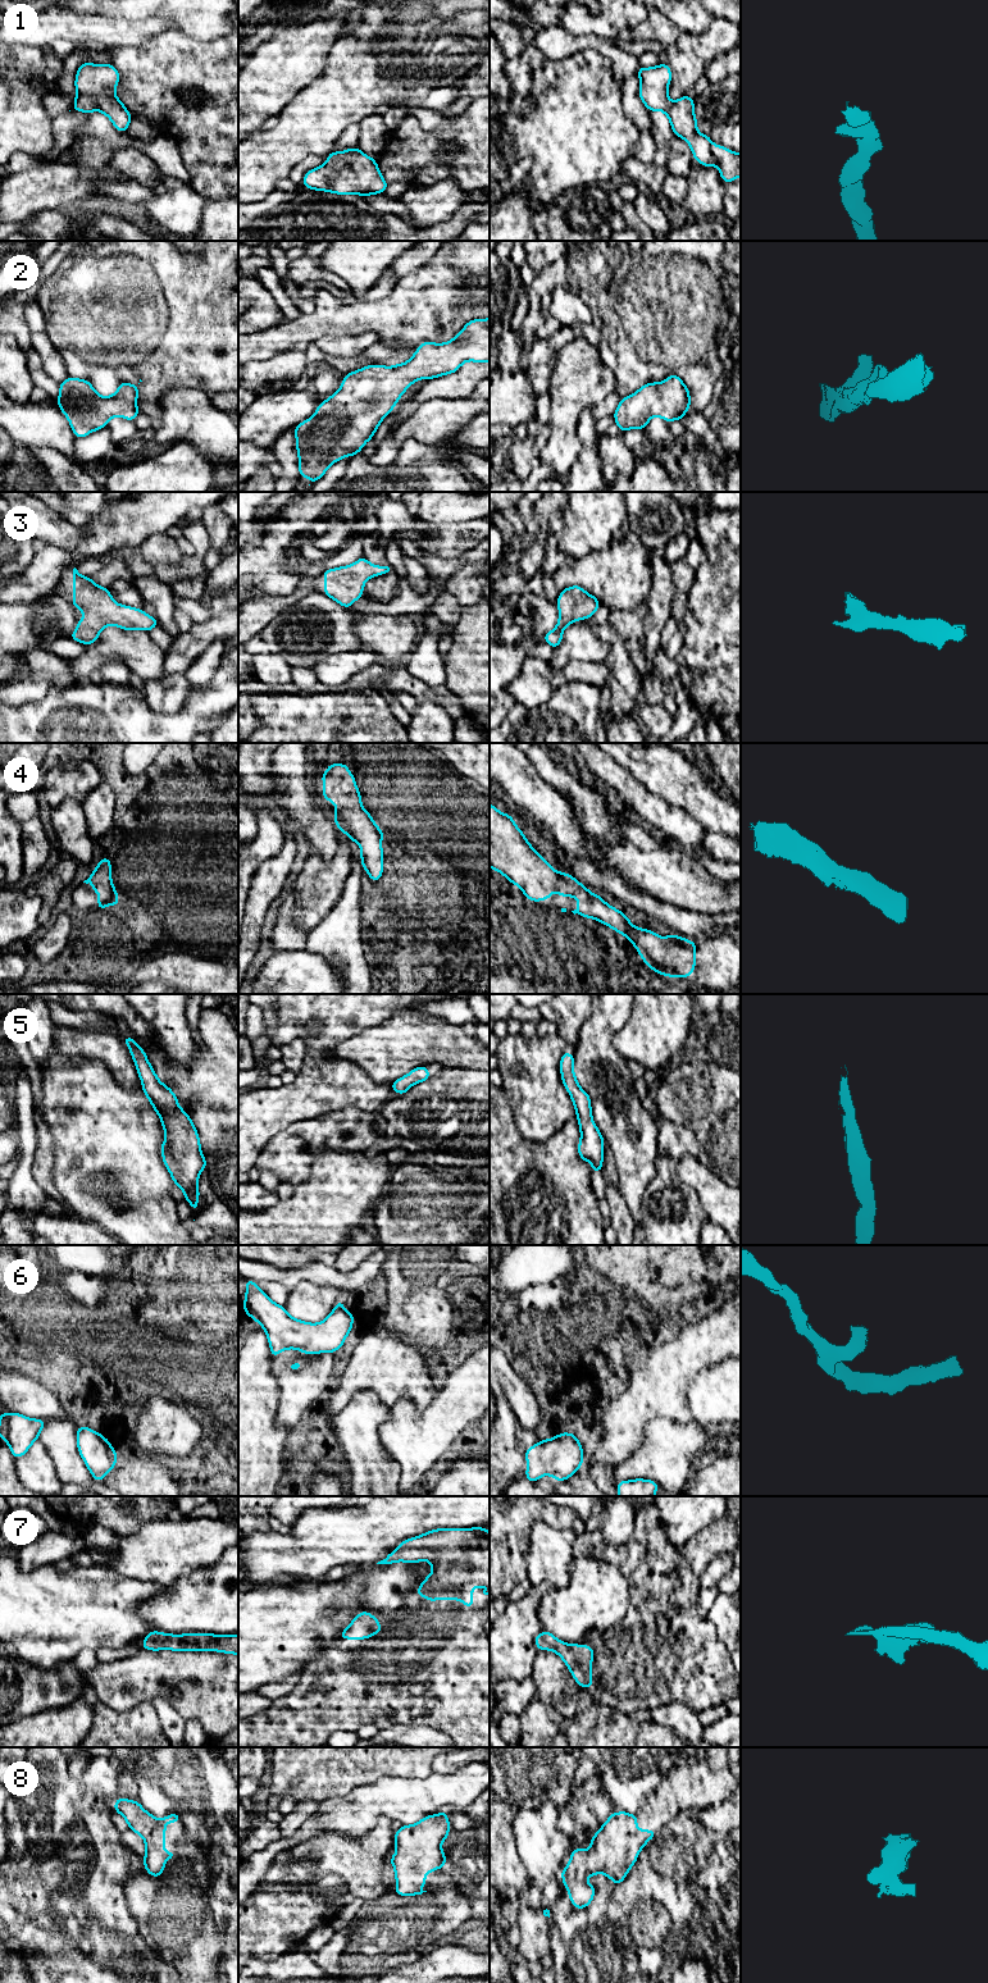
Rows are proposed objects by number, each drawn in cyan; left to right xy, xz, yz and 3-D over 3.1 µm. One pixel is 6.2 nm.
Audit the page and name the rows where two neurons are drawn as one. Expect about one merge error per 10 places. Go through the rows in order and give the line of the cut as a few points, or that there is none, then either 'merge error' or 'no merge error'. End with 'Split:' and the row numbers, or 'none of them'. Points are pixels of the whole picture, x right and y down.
1: cut none; no merge error
2: cut none; no merge error
3: cut none; no merge error
4: cut none; no merge error
5: cut none; no merge error
6: cut none; no merge error
7: cut none; no merge error
8: cut none; no merge error
Split: none of them

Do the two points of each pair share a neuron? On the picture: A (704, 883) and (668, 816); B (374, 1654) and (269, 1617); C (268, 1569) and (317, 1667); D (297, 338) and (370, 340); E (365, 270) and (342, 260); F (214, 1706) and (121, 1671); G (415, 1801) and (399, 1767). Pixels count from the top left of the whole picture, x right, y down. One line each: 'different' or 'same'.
A: different
B: different
C: different
D: different
E: same
F: same
G: different

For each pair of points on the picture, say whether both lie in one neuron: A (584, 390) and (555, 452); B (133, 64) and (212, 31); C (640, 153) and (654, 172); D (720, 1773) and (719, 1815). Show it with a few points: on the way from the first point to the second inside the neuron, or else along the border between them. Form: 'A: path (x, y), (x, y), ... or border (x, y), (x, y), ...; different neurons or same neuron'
A: path (569, 405), (564, 413), (563, 437); same neuron
B: border (171, 27), (206, 41); different neurons
C: border (633, 155), (652, 163); different neurons
D: border (710, 1805), (701, 1810); different neurons

